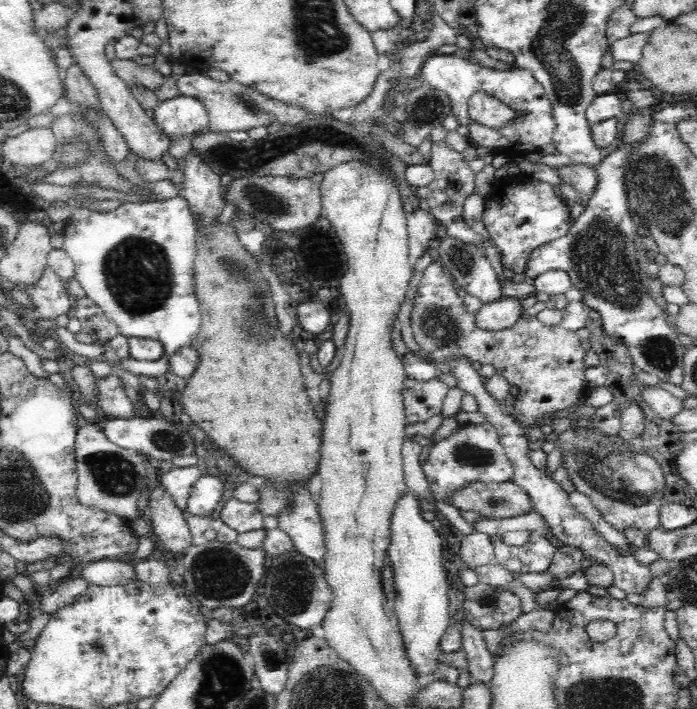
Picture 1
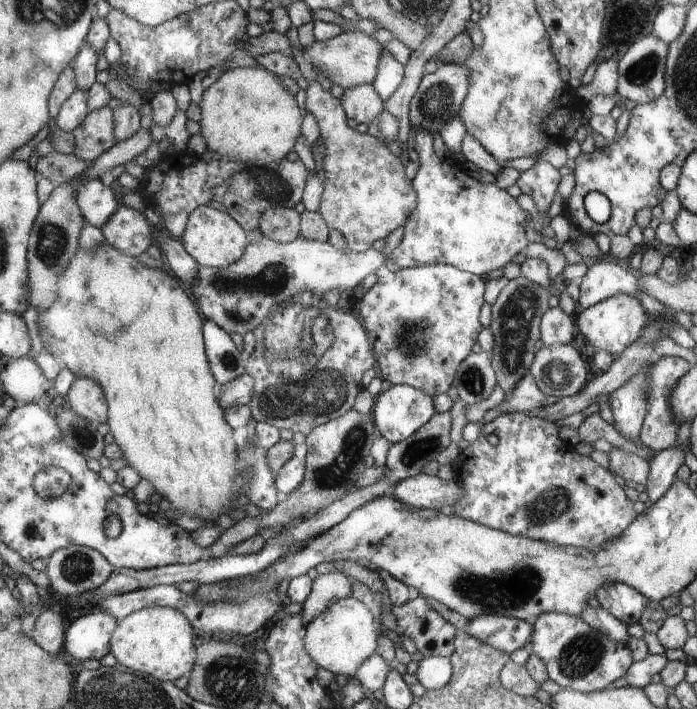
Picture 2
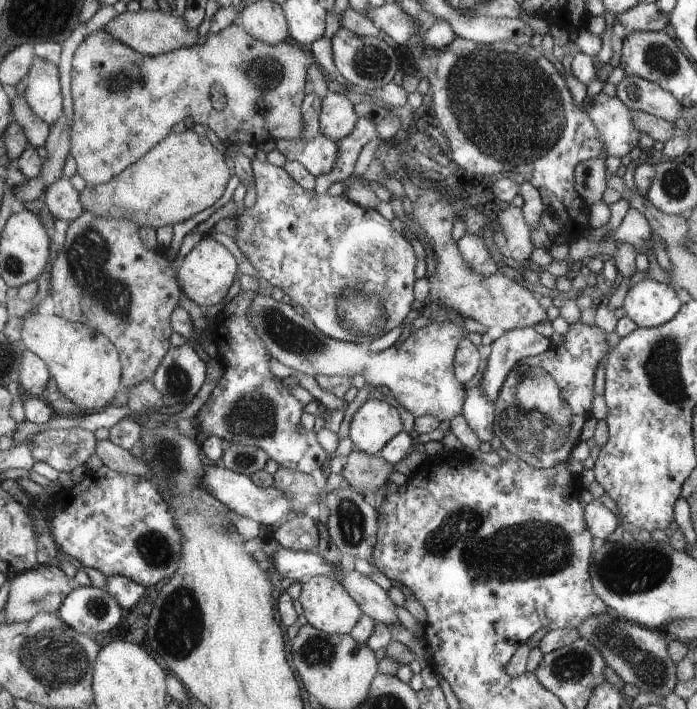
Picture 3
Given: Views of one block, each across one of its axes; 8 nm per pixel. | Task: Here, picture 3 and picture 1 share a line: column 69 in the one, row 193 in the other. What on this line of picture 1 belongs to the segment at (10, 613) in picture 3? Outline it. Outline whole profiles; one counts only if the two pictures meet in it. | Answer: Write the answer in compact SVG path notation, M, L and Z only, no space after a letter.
M568 163L554 167L554 172L558 173L563 183L573 186L583 199L589 200L598 187L598 174L592 166Z

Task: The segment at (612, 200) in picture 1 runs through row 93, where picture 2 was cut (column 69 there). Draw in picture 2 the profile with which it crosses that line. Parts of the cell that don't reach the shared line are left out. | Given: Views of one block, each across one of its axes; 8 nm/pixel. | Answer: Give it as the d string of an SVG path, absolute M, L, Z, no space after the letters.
M100 610L89 612L67 622L64 649L76 660L102 660L112 646L117 617Z

